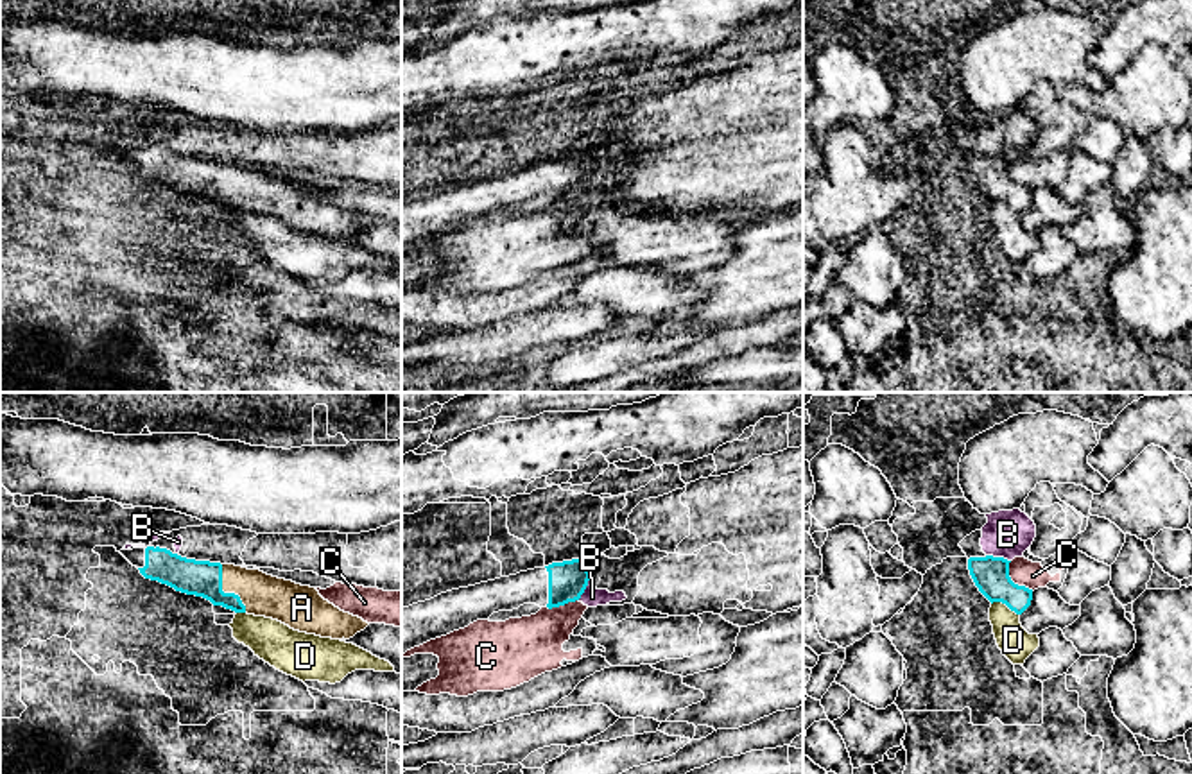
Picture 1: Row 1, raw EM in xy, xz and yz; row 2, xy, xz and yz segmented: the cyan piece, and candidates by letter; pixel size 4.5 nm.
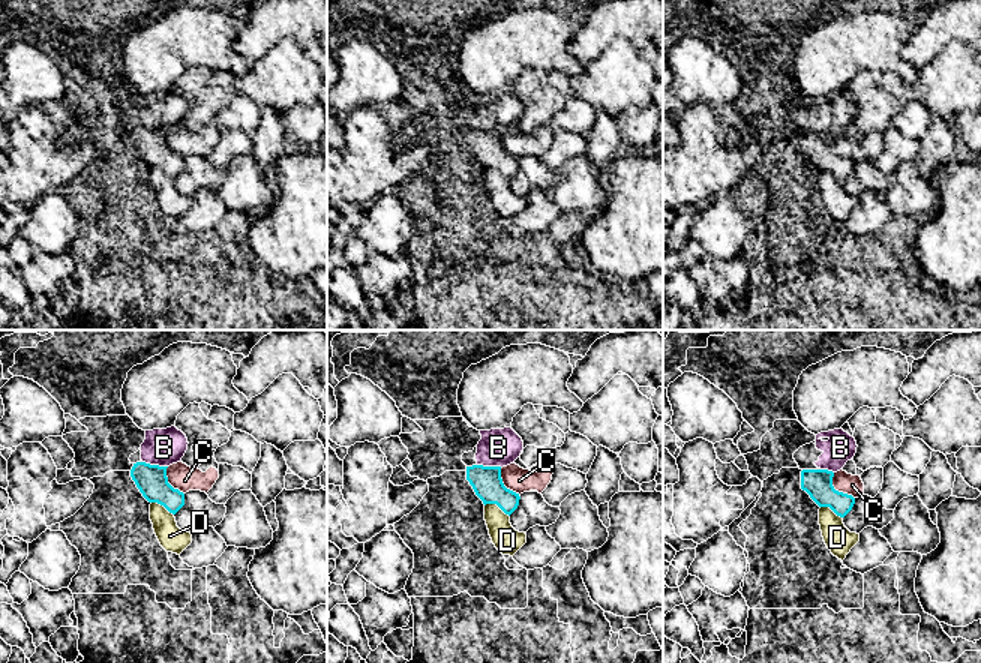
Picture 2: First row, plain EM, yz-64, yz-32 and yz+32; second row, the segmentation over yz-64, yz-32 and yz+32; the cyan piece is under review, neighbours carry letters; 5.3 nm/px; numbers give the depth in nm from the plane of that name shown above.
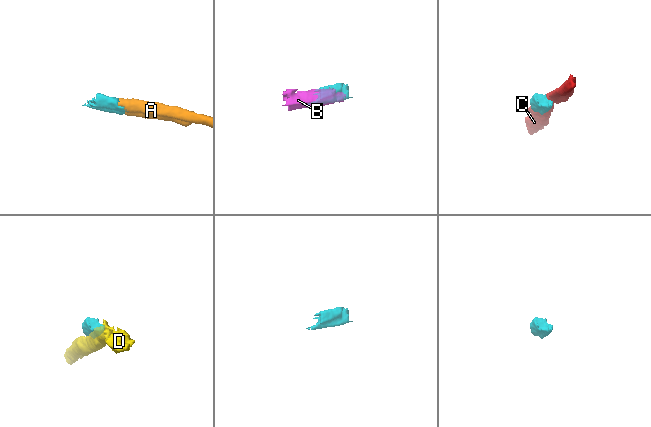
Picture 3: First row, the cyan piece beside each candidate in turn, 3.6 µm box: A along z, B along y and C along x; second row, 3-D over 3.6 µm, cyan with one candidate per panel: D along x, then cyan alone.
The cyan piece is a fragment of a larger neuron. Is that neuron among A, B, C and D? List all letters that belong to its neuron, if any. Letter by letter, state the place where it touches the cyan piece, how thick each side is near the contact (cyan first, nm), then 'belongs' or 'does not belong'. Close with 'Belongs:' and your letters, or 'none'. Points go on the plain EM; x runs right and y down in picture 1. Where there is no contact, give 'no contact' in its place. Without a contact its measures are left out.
A: meets cyan in xy at (226, 192); 160 nm thick on the cyan side, 190 nm on the other; belongs
B: meets cyan in yz at (999, 156); 160 nm thick on the cyan side, 220 nm on the other; does not belong
C: meets cyan in yz at (1011, 180); 160 nm thick on the cyan side, 120 nm on the other; does not belong
D: meets cyan in yz at (1006, 203); 160 nm thick on the cyan side, 150 nm on the other; does not belong
Belongs: A

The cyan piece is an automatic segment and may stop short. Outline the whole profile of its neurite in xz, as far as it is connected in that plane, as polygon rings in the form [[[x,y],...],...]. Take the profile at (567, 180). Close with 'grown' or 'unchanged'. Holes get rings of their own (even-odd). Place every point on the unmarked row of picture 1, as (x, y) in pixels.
[[[581,156],[452,188],[412,202],[402,208],[402,253],[477,219],[488,219],[498,210],[513,210],[523,202],[552,208],[575,201],[588,179],[590,170]]]; grown

